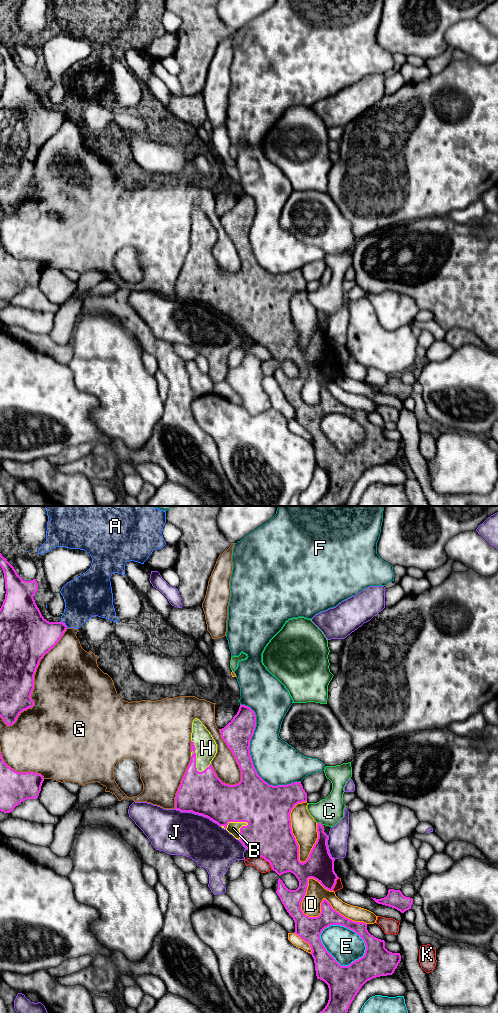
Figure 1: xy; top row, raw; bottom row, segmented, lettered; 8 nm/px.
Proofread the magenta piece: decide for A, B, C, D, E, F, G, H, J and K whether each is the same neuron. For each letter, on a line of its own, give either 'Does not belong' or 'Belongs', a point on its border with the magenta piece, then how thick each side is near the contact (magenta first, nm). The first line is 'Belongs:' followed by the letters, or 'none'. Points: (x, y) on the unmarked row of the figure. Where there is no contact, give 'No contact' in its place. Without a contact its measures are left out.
Belongs: B, H
A: Does not belong. Touches magenta at xy (64, 112). Thickness 320 nm (magenta) against 300 nm
B: Belongs. Touches magenta at xy (233, 309). Thickness 360 nm (magenta) against 100 nm
C: Does not belong. Touches magenta at xy (320, 311). Thickness 150 nm (magenta) against 220 nm
D: Does not belong. Touches magenta at xy (321, 397). Thickness 200 nm (magenta) against 160 nm
E: Does not belong. Touches magenta at xy (337, 450). Thickness 280 nm (magenta) against 260 nm
F: Does not belong. Touches magenta at xy (250, 245). Thickness 240 nm (magenta) against 360 nm
G: Does not belong. Touches magenta at xy (33, 169). Thickness 340 nm (magenta) against 500 nm
H: Belongs. Touches magenta at xy (195, 245). Thickness 280 nm (magenta) against 180 nm
J: Does not belong. Touches magenta at xy (198, 302). Thickness 340 nm (magenta) against 360 nm
K: Does not belong. Touches magenta at xy (266, 348). Thickness 380 nm (magenta) against 100 nm

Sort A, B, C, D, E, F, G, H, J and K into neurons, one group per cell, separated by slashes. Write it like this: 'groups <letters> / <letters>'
groups A / B H / C / D / E / F / G / J / K

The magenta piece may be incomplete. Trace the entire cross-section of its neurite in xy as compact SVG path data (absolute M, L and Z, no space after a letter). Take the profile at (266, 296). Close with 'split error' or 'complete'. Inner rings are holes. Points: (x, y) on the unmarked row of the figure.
M240 192L237 202L224 216L220 217L222 227L231 238L241 258L241 269L235 273L229 273L217 265L211 253L217 241L215 228L199 207L193 208L191 249L176 281L175 297L209 306L238 327L246 338L253 339L268 349L272 358L279 364L287 360L296 364L299 369L299 375L296 378L288 377L279 366L276 381L295 410L294 421L311 435L317 467L324 469L329 476L327 493L313 506L344 506L361 475L373 466L392 463L401 449L401 443L388 439L384 428L368 420L366 411L355 410L344 405L334 398L326 387L323 387L321 401L317 405L309 405L301 398L301 390L306 382L309 366L317 368L325 377L333 379L339 366L334 359L335 347L329 341L328 323L324 320L324 314L317 311L317 329L307 348L303 351L299 348L299 333L292 321L290 301L298 291L307 289L307 281L301 270L273 274L258 263L249 237L255 215L255 200L250 195ZM331 413L344 414L358 422L366 434L364 444L348 454L341 454L326 438L320 427L322 419Z; split error

